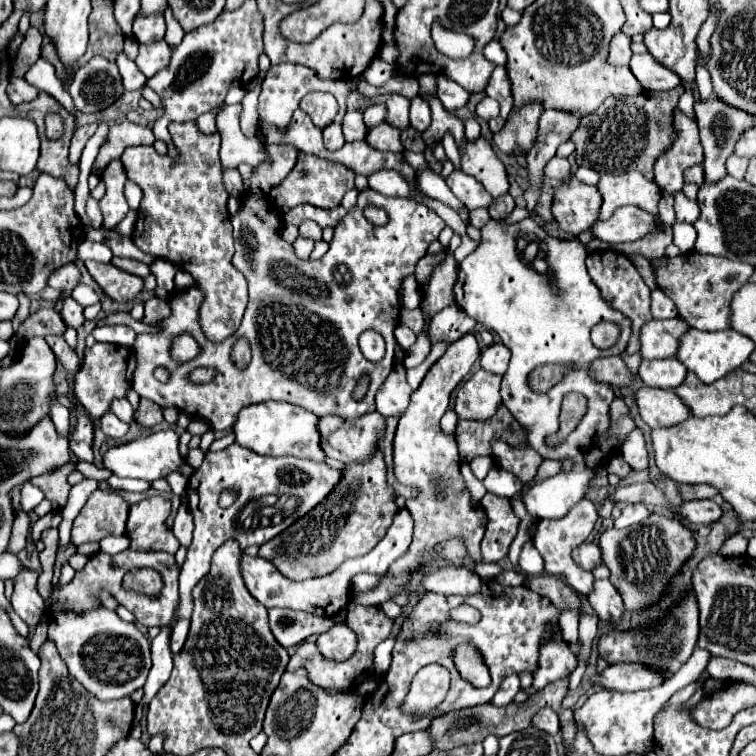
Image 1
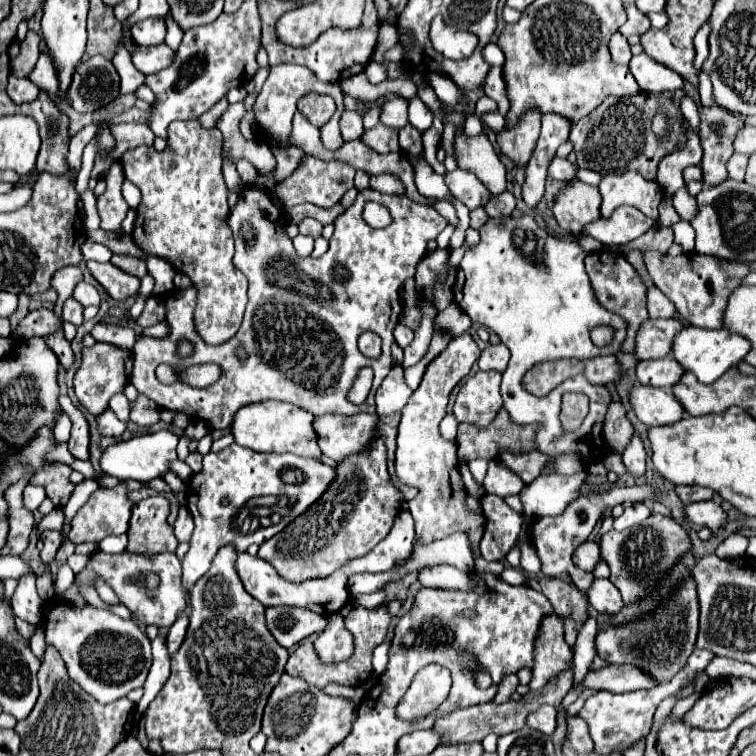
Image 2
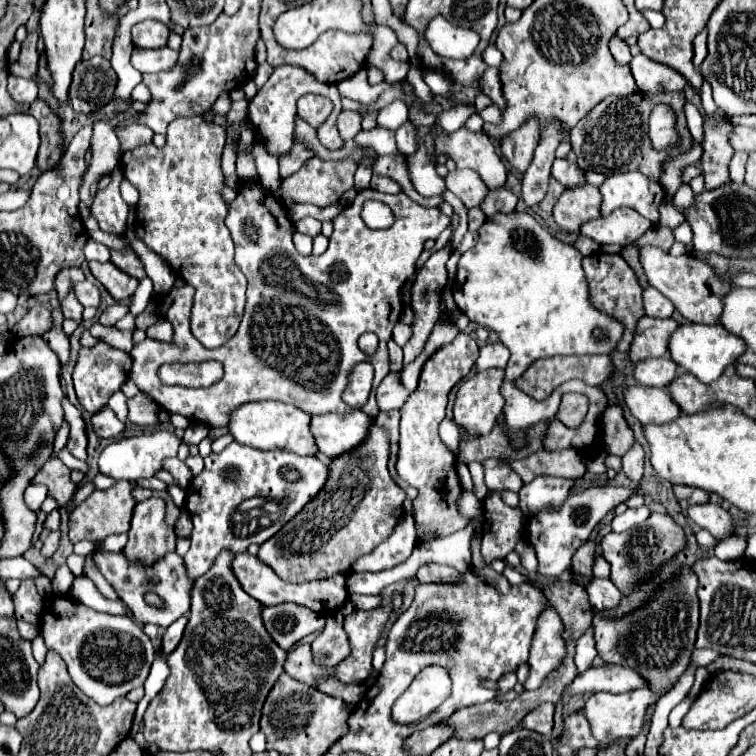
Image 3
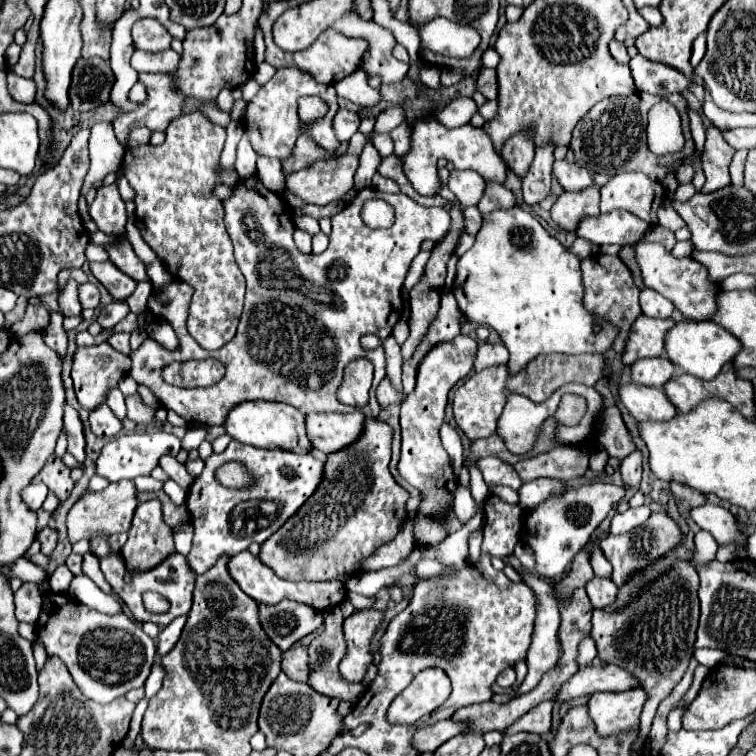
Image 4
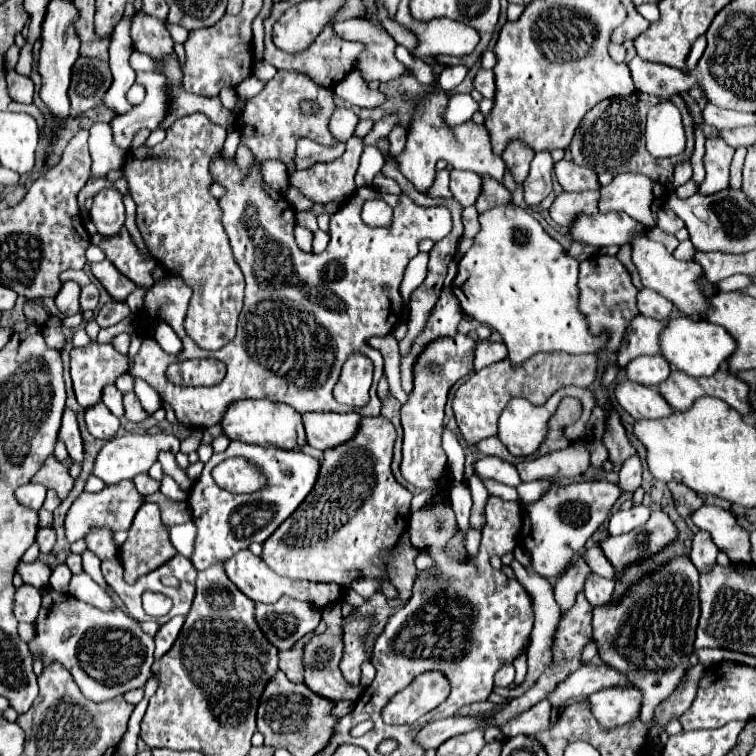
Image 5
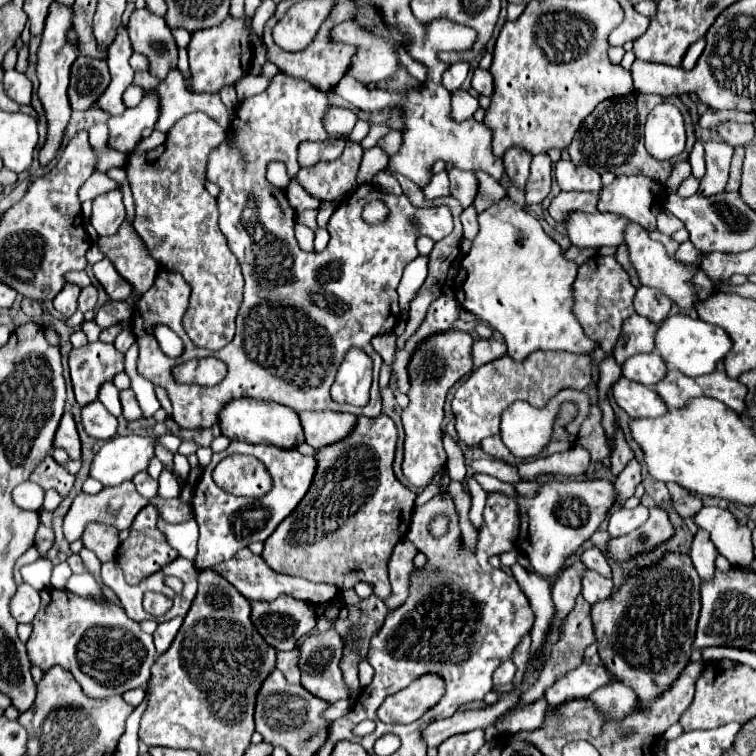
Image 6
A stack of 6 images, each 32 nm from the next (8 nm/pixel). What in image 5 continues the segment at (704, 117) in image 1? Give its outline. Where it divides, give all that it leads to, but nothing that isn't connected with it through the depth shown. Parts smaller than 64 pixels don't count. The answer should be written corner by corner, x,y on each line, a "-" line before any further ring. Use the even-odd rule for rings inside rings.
708,138
706,140
706,154
704,154
704,168
706,178
700,184
700,194
710,196
728,188
728,168
734,156
734,148
728,146
722,138

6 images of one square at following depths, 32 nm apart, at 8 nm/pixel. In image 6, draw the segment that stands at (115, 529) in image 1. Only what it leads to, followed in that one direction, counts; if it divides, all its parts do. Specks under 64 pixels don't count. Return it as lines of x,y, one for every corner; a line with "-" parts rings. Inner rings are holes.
124,482
116,488
102,488
98,494
80,494
76,496
76,500
72,502
66,518
64,518
64,536
68,542
74,542
82,536
82,528
88,524
88,522
104,522
104,524
110,524
118,530
126,530
130,528
134,518
136,518
136,512
140,512
144,506
148,506
149,500
142,498
142,496
136,496
136,490
132,488
132,482

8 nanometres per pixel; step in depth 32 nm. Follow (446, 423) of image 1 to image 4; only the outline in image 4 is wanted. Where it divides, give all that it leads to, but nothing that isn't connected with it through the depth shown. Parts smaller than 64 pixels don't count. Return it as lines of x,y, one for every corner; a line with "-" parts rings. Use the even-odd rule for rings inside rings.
444,424
442,430
440,430
440,436
442,436
442,444
450,456
454,474
457,479
460,476
460,470
464,466
464,450
462,450
462,442
460,442
460,436
458,432
450,426
450,424
-
462,462
462,464
460,464
-
460,464
460,466
458,466

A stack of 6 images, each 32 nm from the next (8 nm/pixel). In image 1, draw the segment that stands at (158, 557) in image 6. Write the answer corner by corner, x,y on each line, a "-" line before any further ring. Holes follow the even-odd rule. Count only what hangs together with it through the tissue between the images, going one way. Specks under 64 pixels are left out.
162,496
146,498
138,504
132,504
128,516
130,550
140,550
140,552
162,550
176,554
180,544
172,534
172,528
166,526
168,514
170,514
170,500

